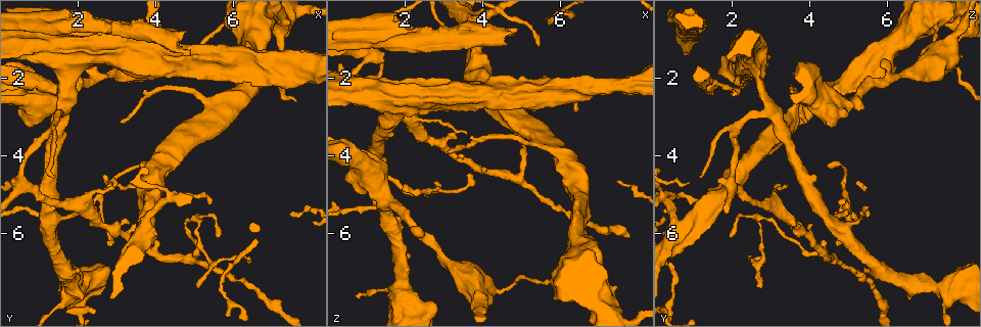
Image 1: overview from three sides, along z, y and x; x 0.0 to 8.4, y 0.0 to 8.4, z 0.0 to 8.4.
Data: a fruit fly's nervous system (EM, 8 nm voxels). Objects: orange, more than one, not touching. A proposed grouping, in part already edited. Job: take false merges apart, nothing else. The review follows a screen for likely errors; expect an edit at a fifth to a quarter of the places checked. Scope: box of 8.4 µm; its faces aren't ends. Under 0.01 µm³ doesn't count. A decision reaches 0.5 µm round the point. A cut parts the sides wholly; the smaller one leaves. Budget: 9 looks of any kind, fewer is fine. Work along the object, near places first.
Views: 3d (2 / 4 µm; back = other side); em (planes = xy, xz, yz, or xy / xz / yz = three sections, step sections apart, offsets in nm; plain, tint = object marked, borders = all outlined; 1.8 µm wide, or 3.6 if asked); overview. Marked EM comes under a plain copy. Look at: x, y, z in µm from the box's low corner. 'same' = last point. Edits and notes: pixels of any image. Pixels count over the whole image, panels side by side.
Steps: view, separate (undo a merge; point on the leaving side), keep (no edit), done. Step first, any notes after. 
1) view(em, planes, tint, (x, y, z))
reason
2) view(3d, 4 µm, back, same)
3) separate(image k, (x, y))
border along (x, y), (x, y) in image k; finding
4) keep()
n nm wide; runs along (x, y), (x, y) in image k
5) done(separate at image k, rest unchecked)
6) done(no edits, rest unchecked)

view(em, xy, step 8, tint, (2.20, 5.35, 3.05))

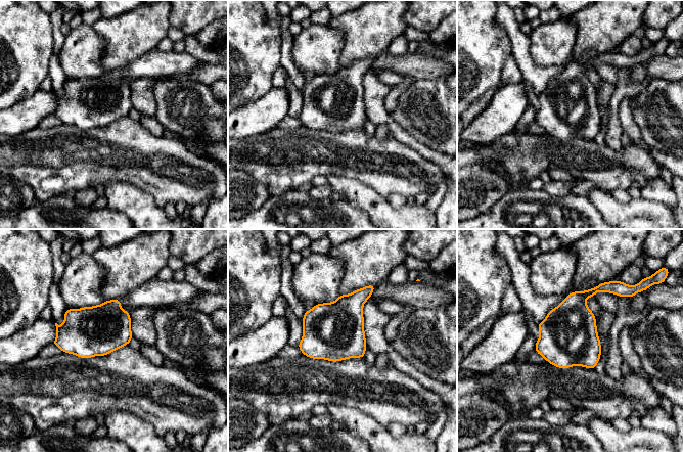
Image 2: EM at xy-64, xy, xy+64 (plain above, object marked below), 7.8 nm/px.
view(em, planes, tint, same)
another direction

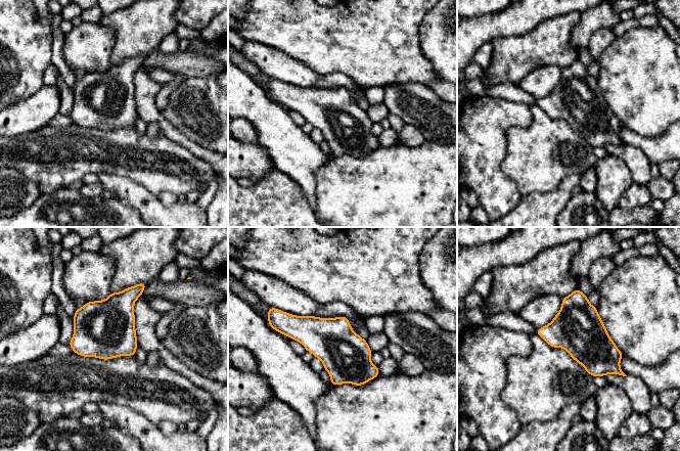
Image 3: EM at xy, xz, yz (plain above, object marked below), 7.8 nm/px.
keep()
380 nm wide; one cell here

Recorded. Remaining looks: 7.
view(em, planes, tint, (1.00, 2.10, 1.45))
sharp bend

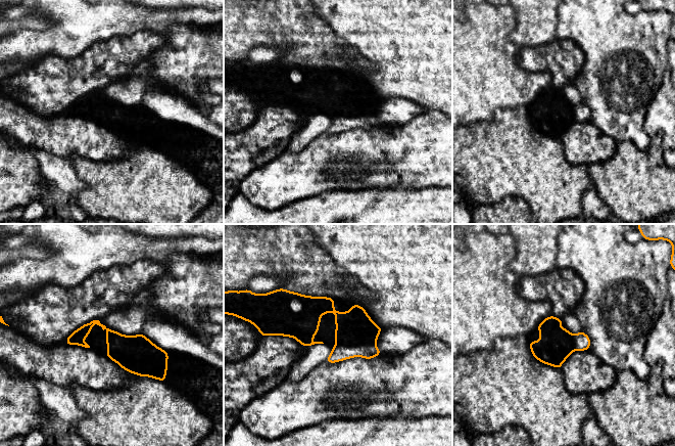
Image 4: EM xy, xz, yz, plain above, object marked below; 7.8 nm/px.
separate(image 4, (354, 327))
border along (375, 344), (338, 345), (335, 347) in image 4; a second cell is stuck on

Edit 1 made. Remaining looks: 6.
view(overview)
see it whole again

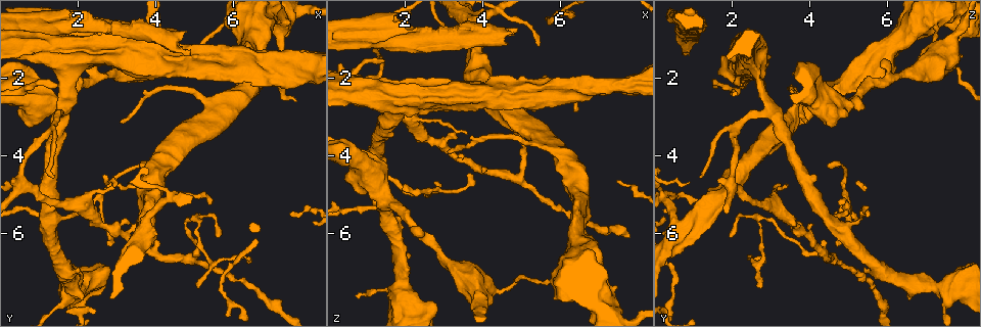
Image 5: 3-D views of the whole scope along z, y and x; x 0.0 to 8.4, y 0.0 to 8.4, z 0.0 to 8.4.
view(em, planes, tint, (4.40, 1.20, 0.80))
calibre changes

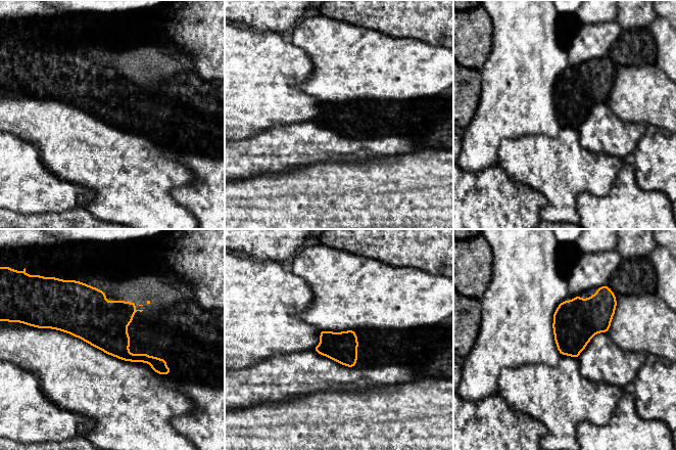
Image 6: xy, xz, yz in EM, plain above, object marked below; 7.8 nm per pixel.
keep()
240 nm wide; one cell here

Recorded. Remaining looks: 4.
view(em, planes, tint, (6.40, 1.50, 6.00))
arms part here

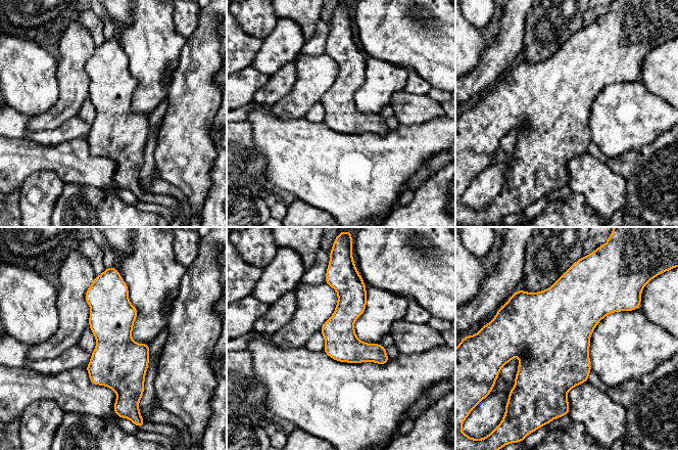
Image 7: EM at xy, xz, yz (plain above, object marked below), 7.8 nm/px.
keep()
280 nm wide; all the same cell

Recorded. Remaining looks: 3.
done(separate at image 4, rest unchecked)

